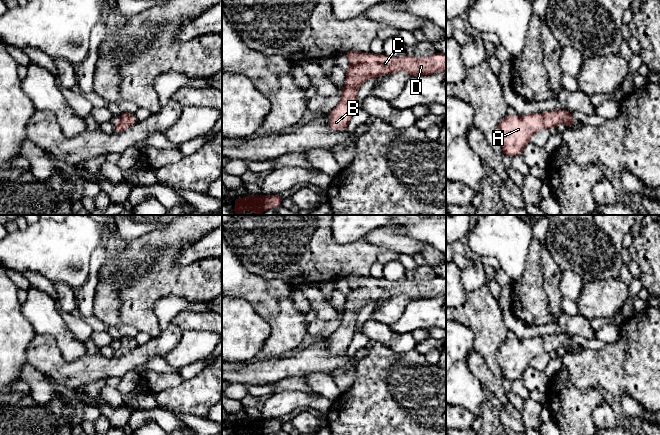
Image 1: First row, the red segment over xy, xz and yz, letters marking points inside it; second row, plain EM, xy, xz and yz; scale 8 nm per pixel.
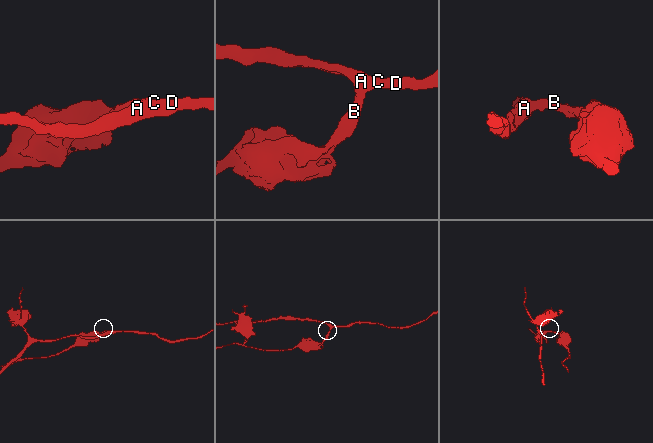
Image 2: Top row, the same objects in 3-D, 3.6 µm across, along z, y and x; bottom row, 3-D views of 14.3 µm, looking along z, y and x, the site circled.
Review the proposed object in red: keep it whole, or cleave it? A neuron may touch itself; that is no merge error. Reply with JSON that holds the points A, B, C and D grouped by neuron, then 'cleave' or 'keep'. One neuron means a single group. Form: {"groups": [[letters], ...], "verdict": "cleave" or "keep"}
{"groups": [["A", "B", "C", "D"]], "verdict": "keep"}

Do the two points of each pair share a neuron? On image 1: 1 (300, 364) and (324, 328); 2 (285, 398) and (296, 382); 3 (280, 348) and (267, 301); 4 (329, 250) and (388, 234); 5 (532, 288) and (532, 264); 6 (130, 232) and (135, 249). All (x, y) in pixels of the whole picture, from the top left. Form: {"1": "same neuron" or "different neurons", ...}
{"1": "different neurons", "2": "different neurons", "3": "different neurons", "4": "different neurons", "5": "same neuron", "6": "different neurons"}

